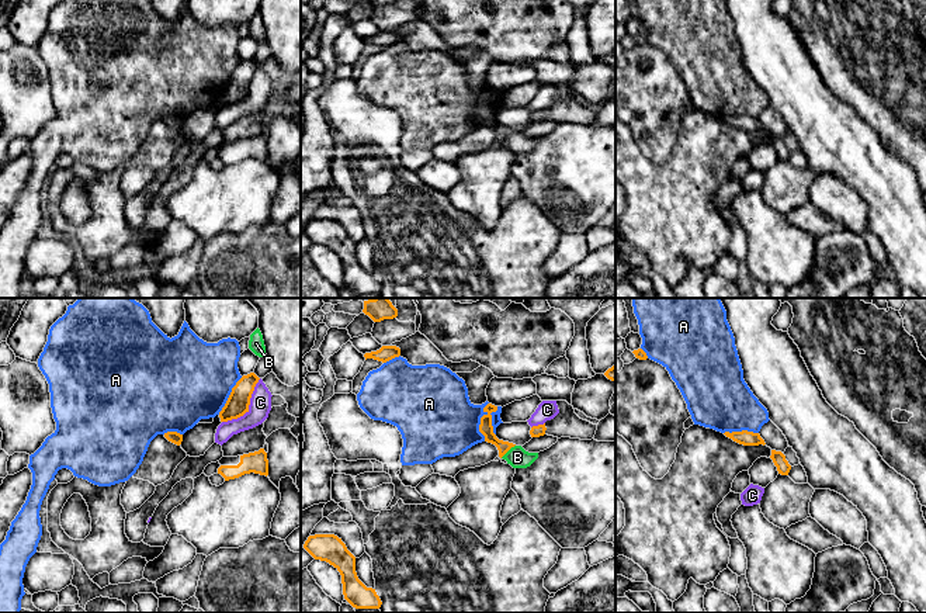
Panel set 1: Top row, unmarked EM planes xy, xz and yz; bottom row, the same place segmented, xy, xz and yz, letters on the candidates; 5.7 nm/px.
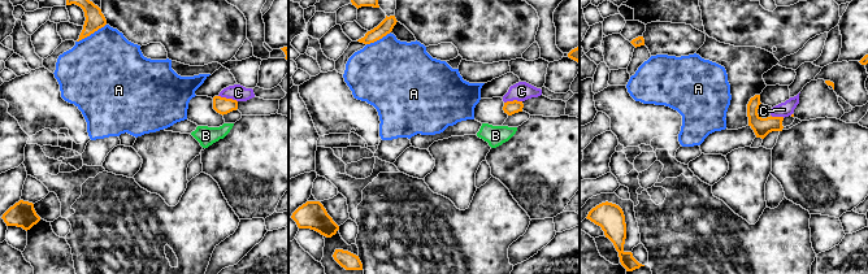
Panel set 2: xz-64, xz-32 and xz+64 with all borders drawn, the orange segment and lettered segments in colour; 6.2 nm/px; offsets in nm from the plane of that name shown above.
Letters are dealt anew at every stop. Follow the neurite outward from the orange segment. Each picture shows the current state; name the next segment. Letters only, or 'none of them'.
none of them

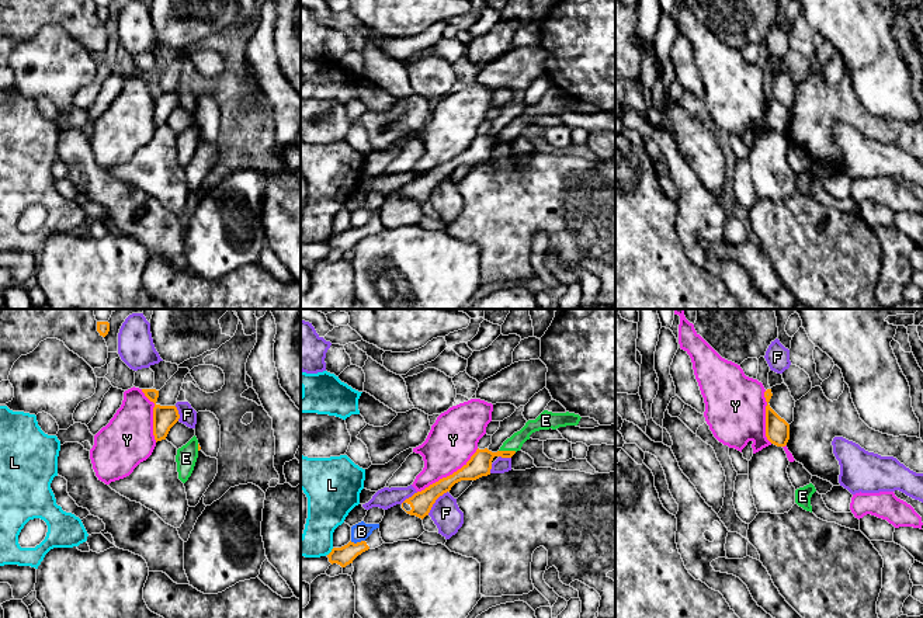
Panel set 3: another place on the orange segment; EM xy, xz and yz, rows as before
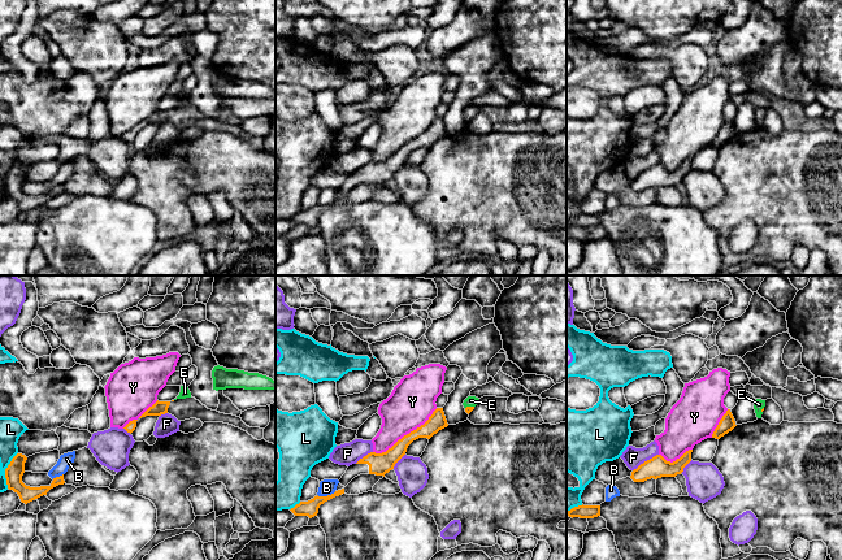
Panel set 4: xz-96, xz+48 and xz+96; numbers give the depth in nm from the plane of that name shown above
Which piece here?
E

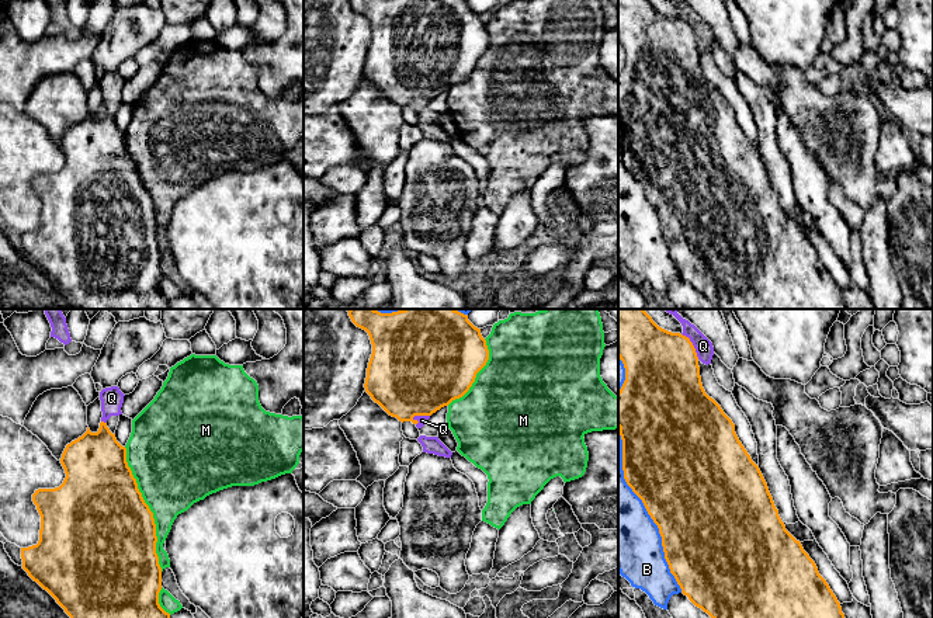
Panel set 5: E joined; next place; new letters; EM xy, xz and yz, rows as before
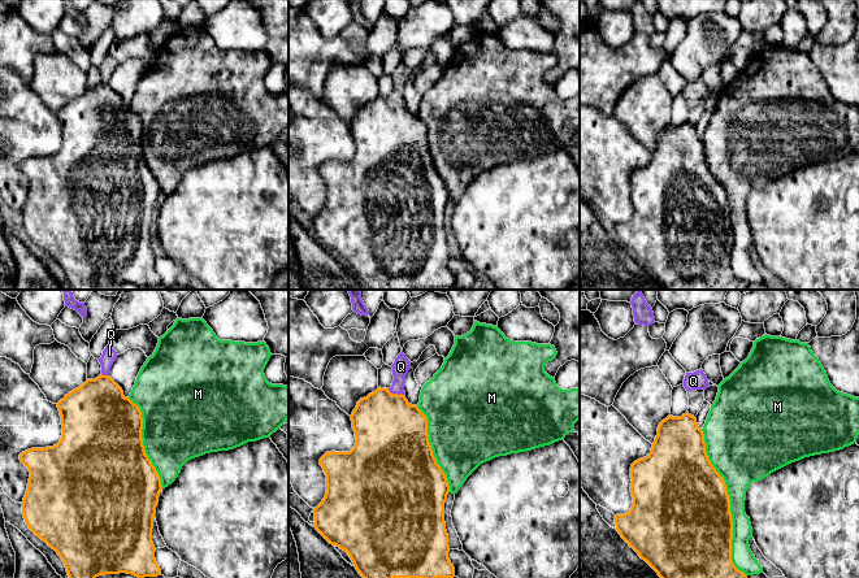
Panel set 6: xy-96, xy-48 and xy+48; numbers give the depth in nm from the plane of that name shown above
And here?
Q

